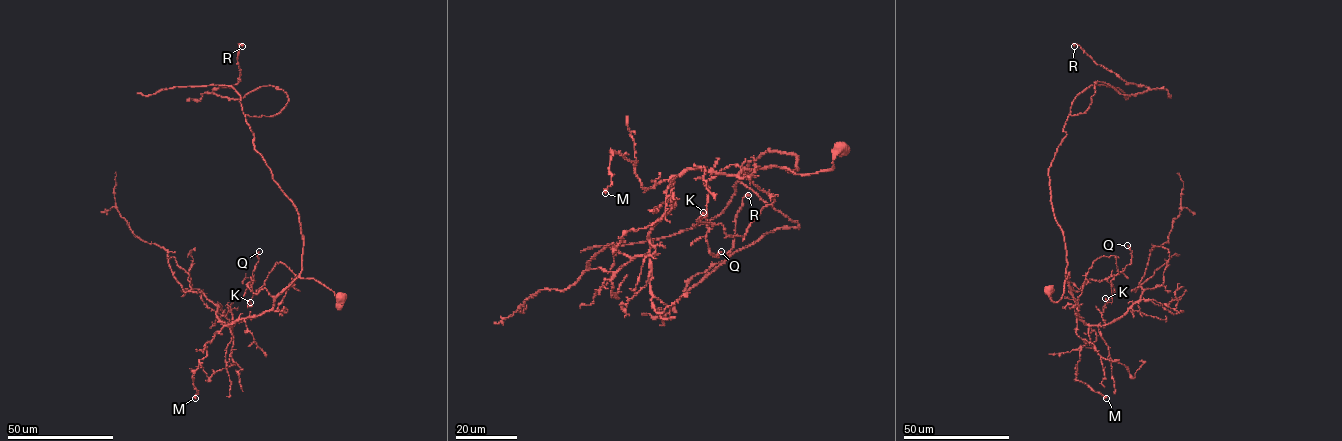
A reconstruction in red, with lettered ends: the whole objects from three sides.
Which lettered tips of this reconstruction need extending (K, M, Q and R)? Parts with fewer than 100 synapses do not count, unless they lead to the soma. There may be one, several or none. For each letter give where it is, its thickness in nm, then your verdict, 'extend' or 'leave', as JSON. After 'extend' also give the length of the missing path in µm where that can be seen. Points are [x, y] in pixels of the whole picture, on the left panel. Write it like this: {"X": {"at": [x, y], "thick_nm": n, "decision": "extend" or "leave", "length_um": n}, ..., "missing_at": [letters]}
{"K": {"at": [250, 302], "thick_nm": 110, "decision": "leave"}, "M": {"at": [195, 398], "thick_nm": 440, "decision": "leave"}, "Q": {"at": [259, 251], "thick_nm": 180, "decision": "leave"}, "R": {"at": [242, 46], "thick_nm": 440, "decision": "leave"}, "missing_at": []}

